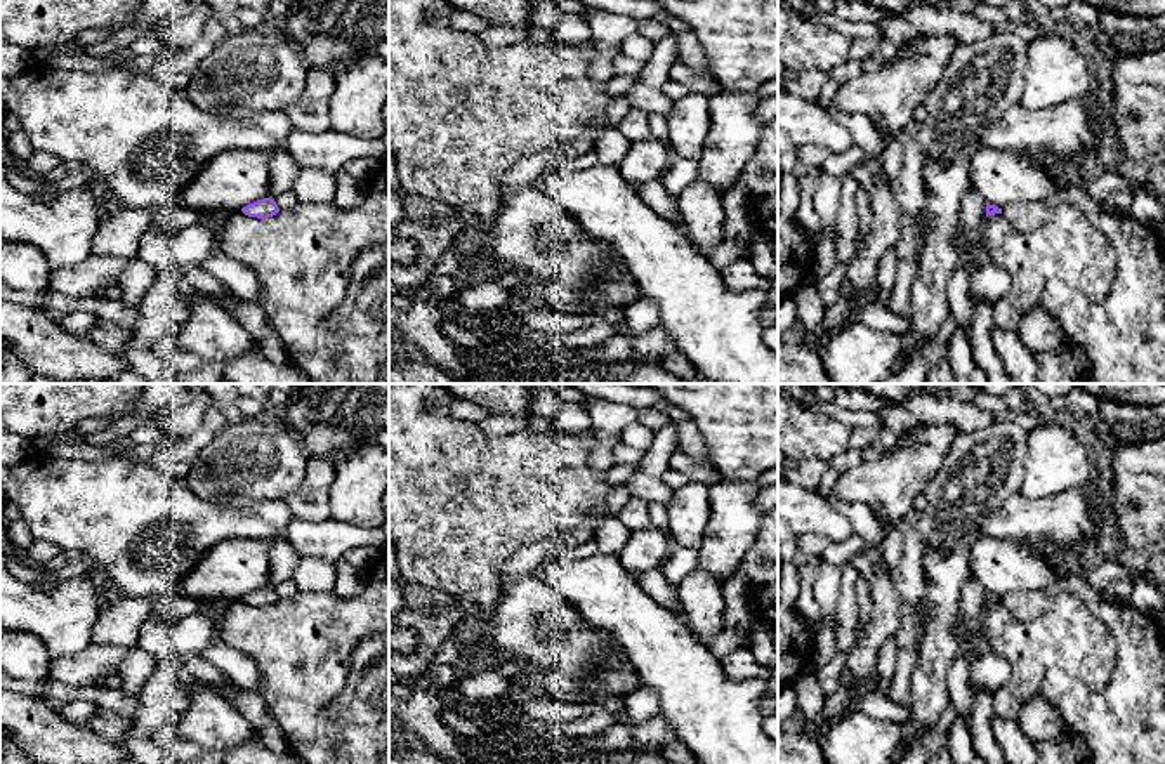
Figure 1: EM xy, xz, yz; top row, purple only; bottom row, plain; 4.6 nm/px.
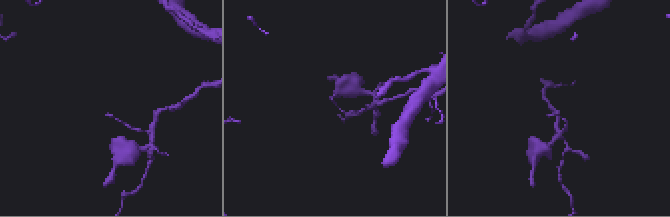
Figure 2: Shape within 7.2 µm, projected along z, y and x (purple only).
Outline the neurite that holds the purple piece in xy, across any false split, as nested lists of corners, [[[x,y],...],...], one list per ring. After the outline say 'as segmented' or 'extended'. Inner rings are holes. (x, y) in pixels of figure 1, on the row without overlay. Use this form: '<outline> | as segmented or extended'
[[[264,587],[243,596],[241,601],[248,606],[267,608],[276,604],[280,597],[274,589]]] | as segmented

